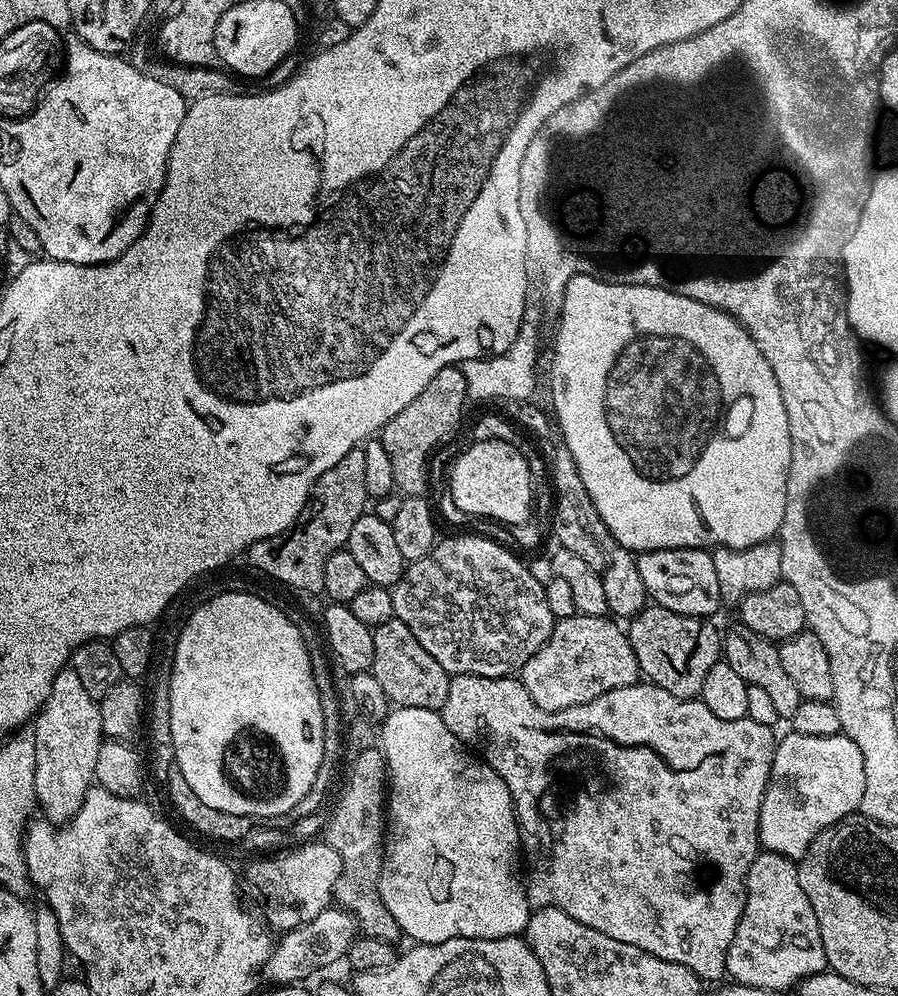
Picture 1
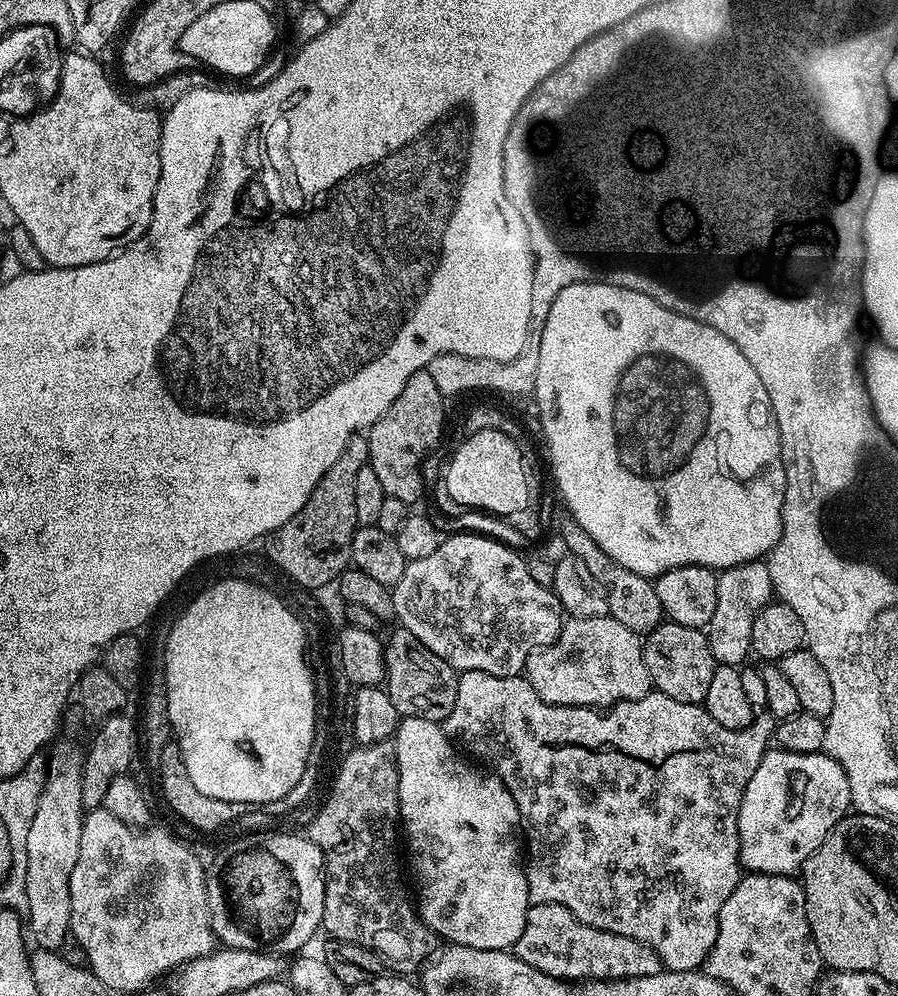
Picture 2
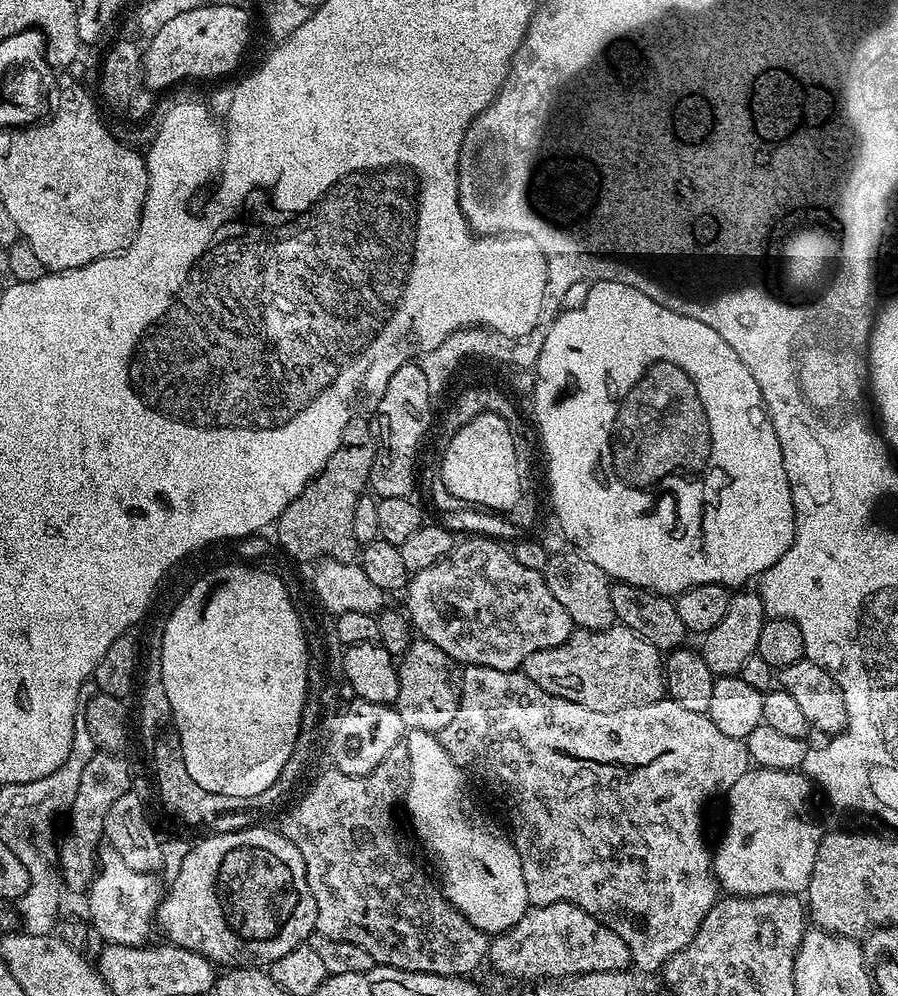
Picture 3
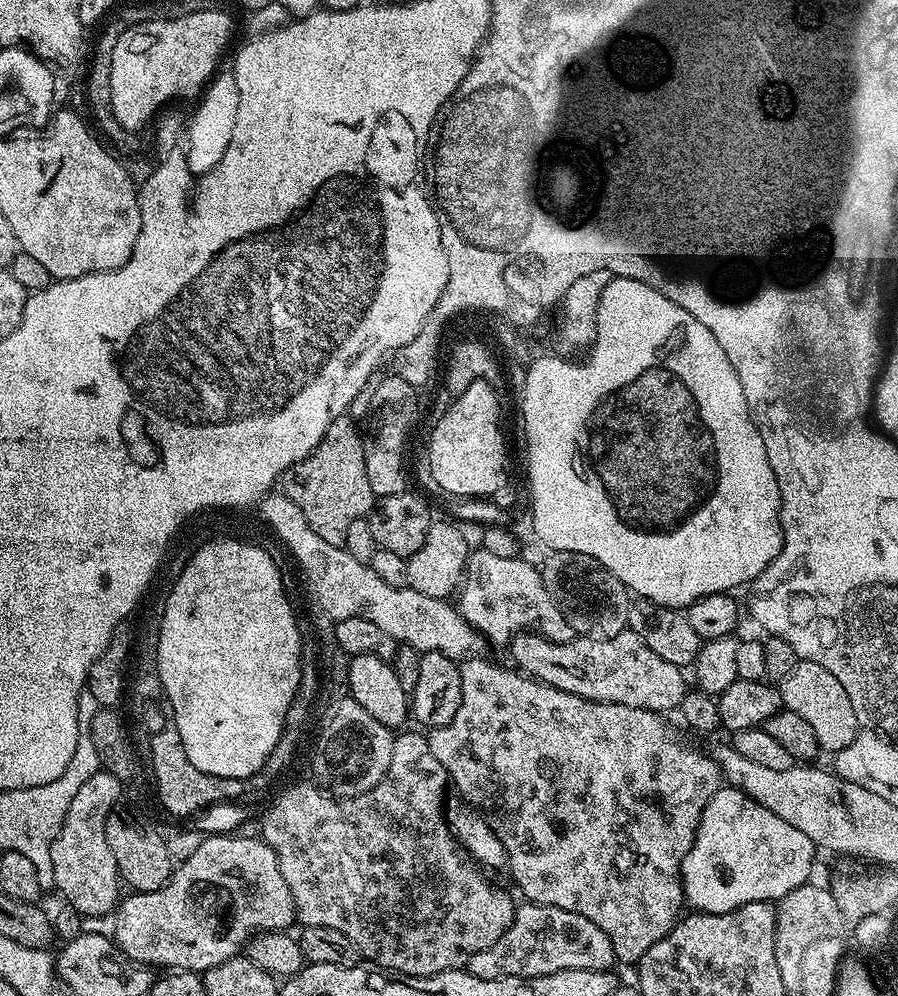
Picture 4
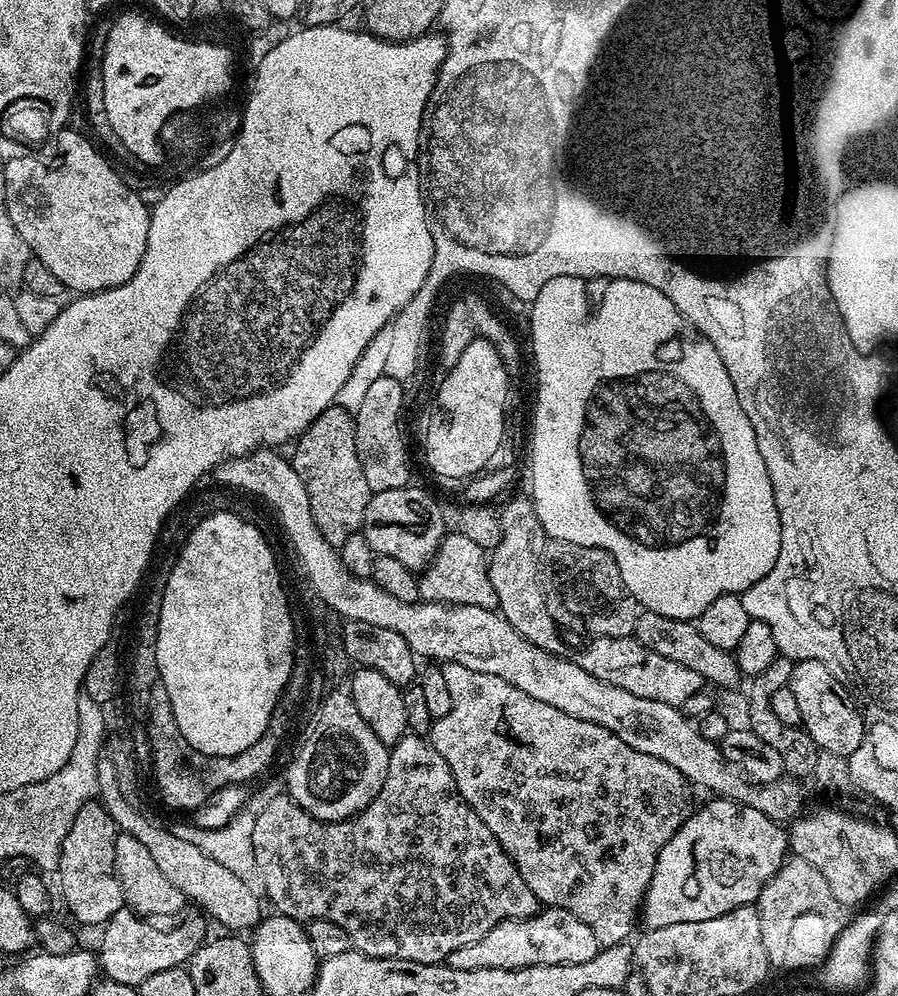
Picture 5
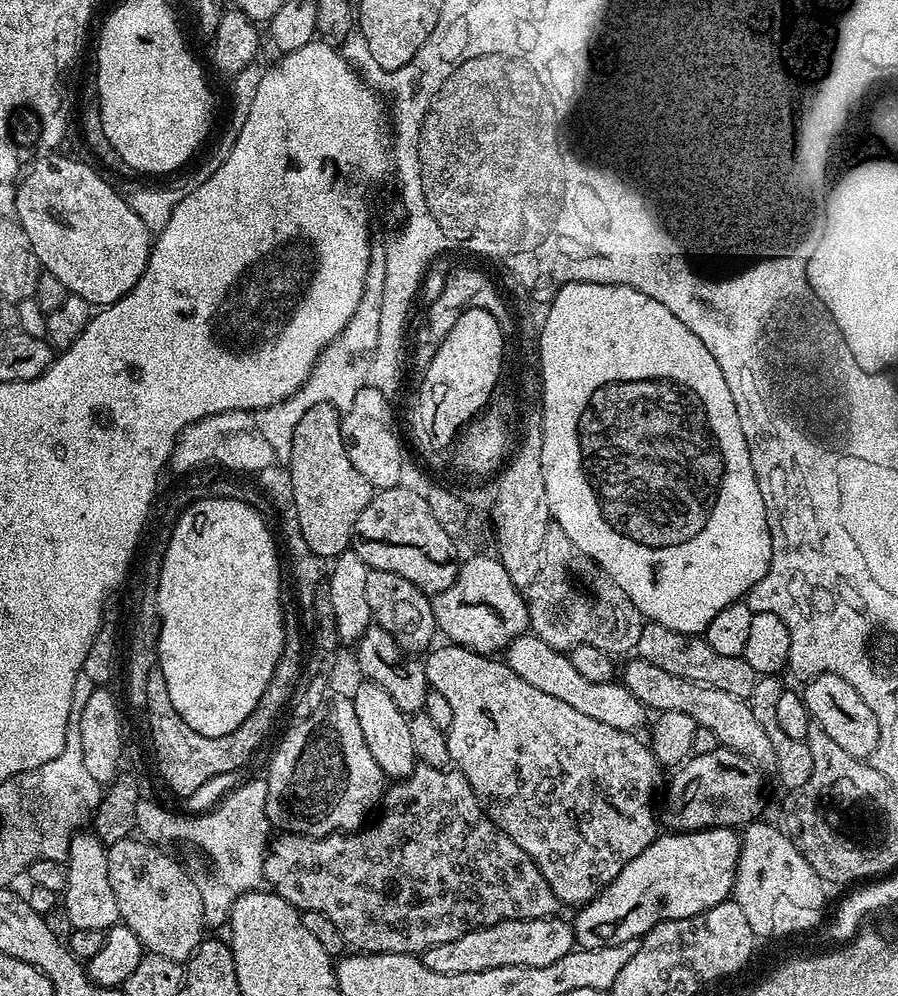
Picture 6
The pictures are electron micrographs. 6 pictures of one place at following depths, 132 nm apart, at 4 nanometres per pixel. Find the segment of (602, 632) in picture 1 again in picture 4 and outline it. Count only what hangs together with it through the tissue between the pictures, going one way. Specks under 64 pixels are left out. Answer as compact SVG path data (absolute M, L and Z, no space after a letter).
M627 630L605 640L577 638L561 644L533 632L519 632L511 639L511 648L511 663L533 679L603 704L621 704L668 714L671 708L672 711L679 709L686 691L685 673L681 668L674 666L674 662L666 662L666 658L658 658L638 634Z

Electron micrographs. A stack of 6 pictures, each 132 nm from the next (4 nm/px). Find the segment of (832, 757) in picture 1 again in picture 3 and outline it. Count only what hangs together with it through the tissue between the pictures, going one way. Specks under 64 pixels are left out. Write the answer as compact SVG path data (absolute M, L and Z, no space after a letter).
M755 766L730 786L720 845L712 852L712 873L728 896L794 896L807 889L822 835L822 828L804 817L812 791L814 785L803 771Z

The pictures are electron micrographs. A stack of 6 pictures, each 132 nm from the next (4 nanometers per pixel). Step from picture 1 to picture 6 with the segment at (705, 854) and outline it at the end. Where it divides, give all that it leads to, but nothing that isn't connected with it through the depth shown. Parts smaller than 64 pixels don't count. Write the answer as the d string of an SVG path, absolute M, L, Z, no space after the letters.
M444 642L441 648L435 648L433 647L423 657L422 663L426 670L429 689L442 694L442 698L446 698L446 702L450 702L452 721L446 730L446 735L451 763L466 778L466 782L470 782L472 792L480 800L480 805L487 812L488 817L500 827L500 831L505 832L510 838L514 838L514 842L518 842L518 846L522 846L522 850L526 850L526 854L530 854L530 858L542 870L550 890L554 890L557 901L561 905L583 906L587 904L605 886L614 882L614 878L618 878L618 874L622 874L626 862L638 858L638 854L642 854L642 850L646 850L646 846L650 846L656 841L658 816L657 813L656 816L652 813L652 808L648 803L651 802L652 795L656 792L656 783L660 780L662 766L656 761L651 747L645 741L643 744L638 738L639 735L623 732L614 726L608 726L606 722L598 722L597 719L590 718L590 714L582 714L581 711L574 710L574 706L568 706L561 699L554 698L554 694L546 694L538 686L532 686L530 682L526 682L526 678L514 674L514 670L510 670L510 666L503 659L493 658L491 655L475 652L451 642Z

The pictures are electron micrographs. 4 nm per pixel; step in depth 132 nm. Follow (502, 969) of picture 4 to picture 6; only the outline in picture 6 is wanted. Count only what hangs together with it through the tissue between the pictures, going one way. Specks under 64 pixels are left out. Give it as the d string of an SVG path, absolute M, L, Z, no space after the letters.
M543 916L537 920L499 920L494 926L464 932L462 938L454 938L454 942L430 946L422 953L422 959L427 968L438 974L466 974L506 966L550 966L550 962L558 962L558 958L577 947L571 923L560 919Z

